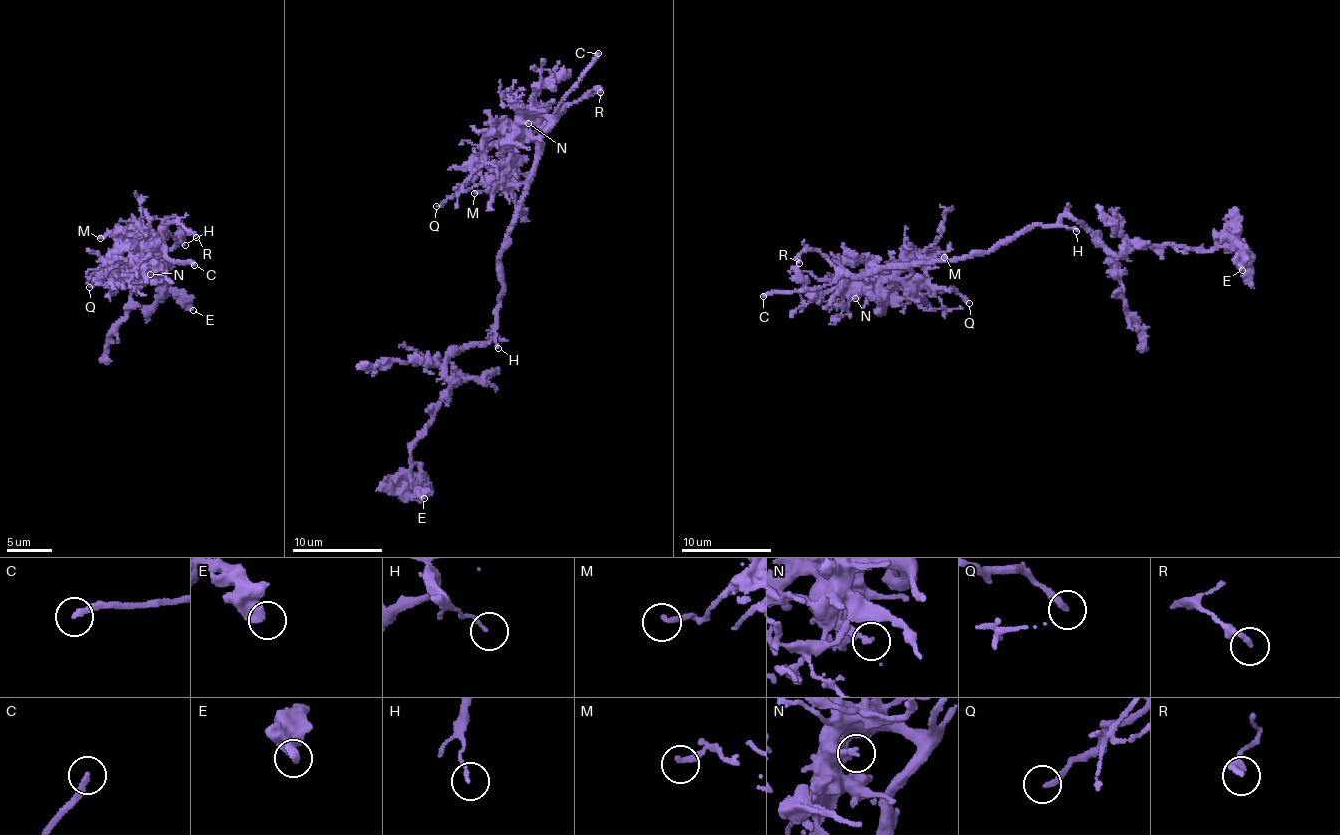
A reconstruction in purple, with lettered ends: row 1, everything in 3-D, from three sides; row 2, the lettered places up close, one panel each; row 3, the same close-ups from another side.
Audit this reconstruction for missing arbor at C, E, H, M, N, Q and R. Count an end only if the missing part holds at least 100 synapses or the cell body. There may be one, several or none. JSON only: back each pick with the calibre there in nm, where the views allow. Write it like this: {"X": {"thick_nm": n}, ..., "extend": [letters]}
{"C": {"thick_nm": 220}, "extend": ["C"]}

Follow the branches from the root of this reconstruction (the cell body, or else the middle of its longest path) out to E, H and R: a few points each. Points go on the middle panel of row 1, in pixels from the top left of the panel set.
E: (499, 295), (494, 335), (448, 358), (447, 393), (411, 450), (413, 494), (424, 498)
H: (499, 295), (498, 327), (495, 329), (498, 348)
R: (499, 295), (502, 283), (498, 259), (533, 175), (537, 140), (562, 109), (586, 98), (591, 90), (600, 92)

